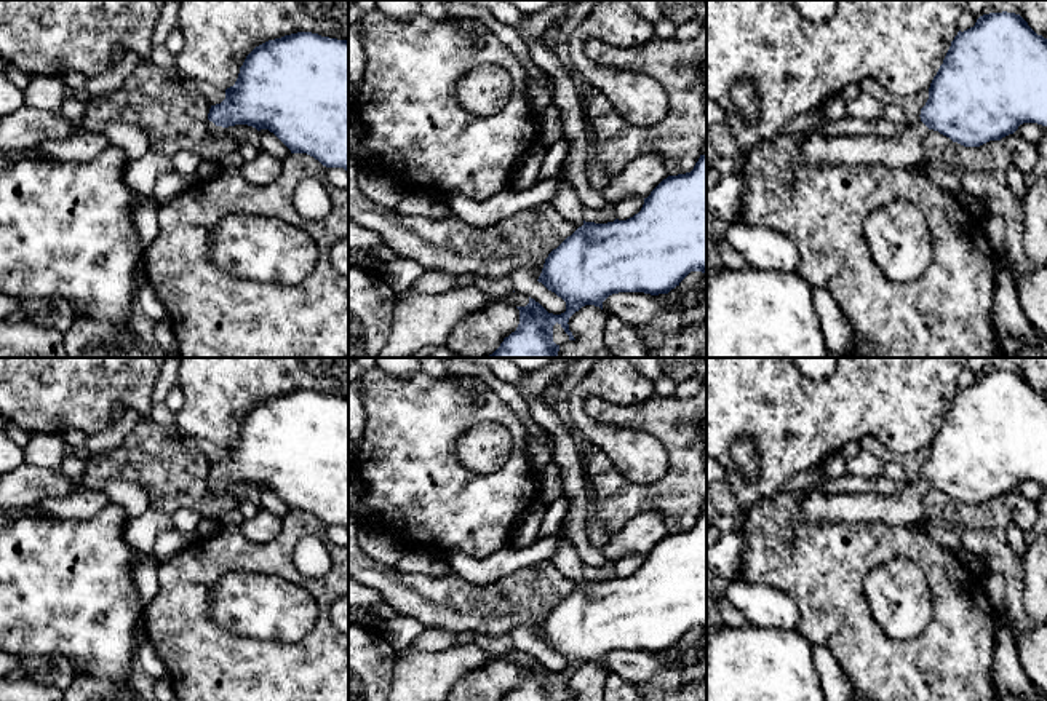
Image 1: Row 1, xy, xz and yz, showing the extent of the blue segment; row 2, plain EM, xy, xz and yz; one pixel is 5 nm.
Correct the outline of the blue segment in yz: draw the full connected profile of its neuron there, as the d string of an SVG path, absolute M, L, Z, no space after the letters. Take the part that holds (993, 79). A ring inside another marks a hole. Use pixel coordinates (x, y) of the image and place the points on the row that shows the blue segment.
M989 13L975 26L957 32L929 88L921 121L906 125L900 136L815 136L799 147L809 164L870 164L890 168L921 166L926 134L934 129L964 147L980 147L1013 134L1023 123L1047 126L1047 38L1037 35L1015 13Z

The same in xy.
M297 32L256 46L225 99L208 113L211 136L248 125L273 133L291 153L307 153L326 168L348 171L348 40Z

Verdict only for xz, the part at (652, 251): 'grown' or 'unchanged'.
unchanged

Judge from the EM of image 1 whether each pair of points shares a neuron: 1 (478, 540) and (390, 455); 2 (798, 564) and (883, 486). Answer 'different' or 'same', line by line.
1: same
2: different

